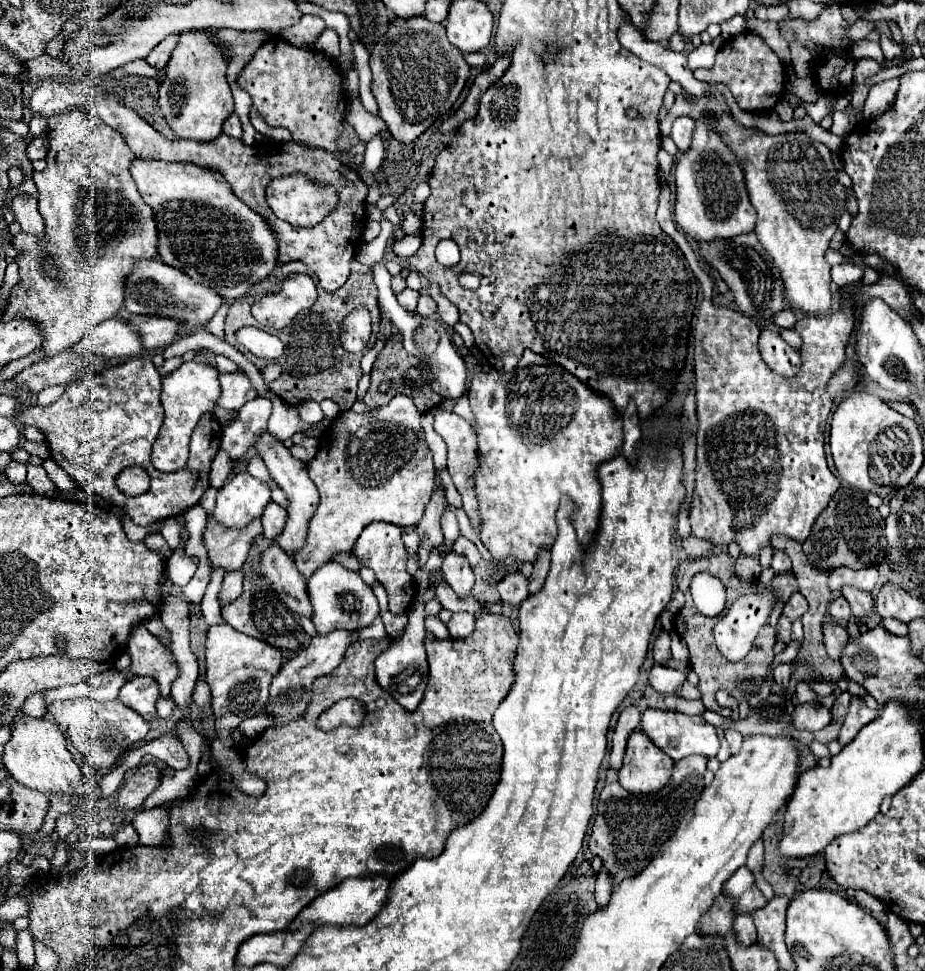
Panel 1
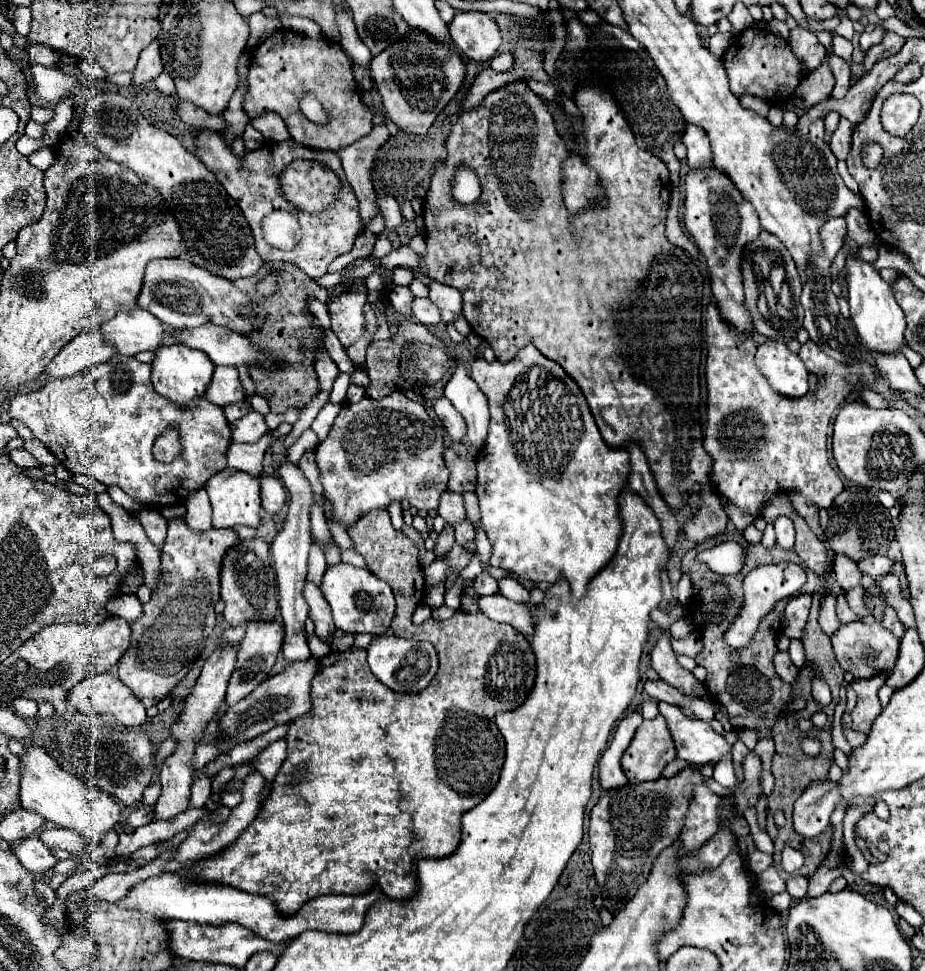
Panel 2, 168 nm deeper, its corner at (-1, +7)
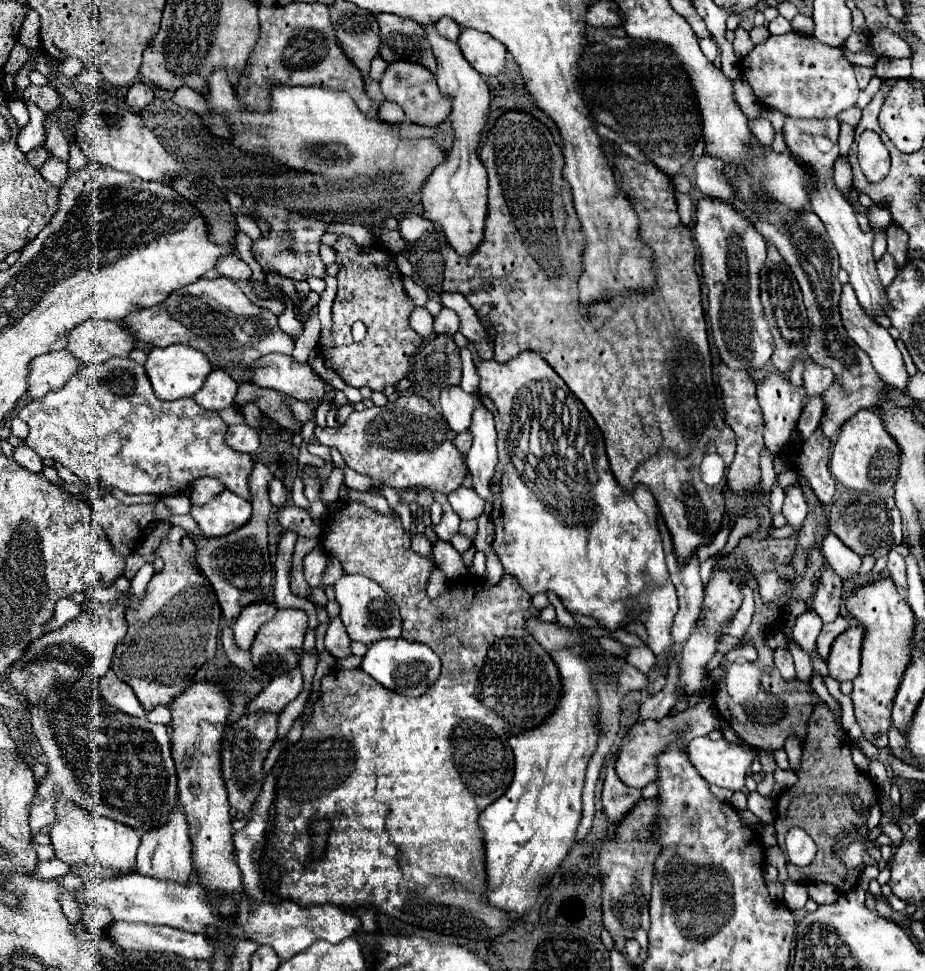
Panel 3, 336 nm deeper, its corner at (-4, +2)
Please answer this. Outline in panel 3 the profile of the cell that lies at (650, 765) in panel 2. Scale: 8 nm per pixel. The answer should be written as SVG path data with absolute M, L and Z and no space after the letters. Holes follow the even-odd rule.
M706 694L702 698L700 706L688 708L686 712L674 714L674 716L664 716L662 720L640 720L630 728L630 736L624 742L624 746L618 752L618 760L616 760L616 772L620 776L620 780L626 786L632 788L644 788L650 782L656 782L656 774L658 774L658 756L668 748L670 742L682 742L688 744L694 736L706 736L708 732L716 730L722 726L722 716L718 716L716 704L712 694Z

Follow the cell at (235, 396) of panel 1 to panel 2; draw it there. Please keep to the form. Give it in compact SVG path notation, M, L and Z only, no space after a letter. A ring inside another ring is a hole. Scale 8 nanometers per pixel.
M215 367L213 379L203 397L219 407L243 401L245 395L243 395L243 387L239 383L237 369L235 367Z

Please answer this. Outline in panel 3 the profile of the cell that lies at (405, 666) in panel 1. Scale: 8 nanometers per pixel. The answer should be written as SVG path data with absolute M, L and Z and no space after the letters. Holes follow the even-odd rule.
M396 638L396 640L374 642L368 648L360 668L364 672L368 672L376 682L386 686L388 690L402 694L402 696L414 696L416 698L416 696L422 696L438 680L442 662L430 646L418 644L418 642L408 642L404 638Z

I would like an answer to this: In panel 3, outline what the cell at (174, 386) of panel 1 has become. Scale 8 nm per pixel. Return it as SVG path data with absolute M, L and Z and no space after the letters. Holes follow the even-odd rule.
M180 344L168 346L168 348L154 348L148 354L144 368L146 368L152 388L160 400L178 400L184 396L194 396L204 386L208 374L212 372L212 366L206 360L206 356L202 356L202 352L180 346Z

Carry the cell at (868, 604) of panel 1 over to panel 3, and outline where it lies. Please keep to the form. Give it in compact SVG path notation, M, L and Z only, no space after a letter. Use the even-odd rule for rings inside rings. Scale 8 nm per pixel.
M832 532L824 538L822 552L826 556L828 566L832 566L832 570L842 578L842 582L848 582L862 564L862 558L850 548L846 548Z

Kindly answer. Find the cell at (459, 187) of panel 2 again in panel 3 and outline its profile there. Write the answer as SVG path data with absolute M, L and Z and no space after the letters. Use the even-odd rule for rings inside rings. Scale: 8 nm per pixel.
M436 24L424 26L426 40L434 50L434 58L438 64L436 78L442 94L452 96L452 128L454 128L454 146L446 152L442 164L434 168L426 184L422 186L422 206L424 218L436 222L444 234L444 238L454 246L458 254L468 256L482 240L484 234L484 218L488 212L488 184L486 184L486 168L478 160L478 142L482 128L486 124L488 106L490 106L490 90L484 78L466 62L456 42L438 34Z

